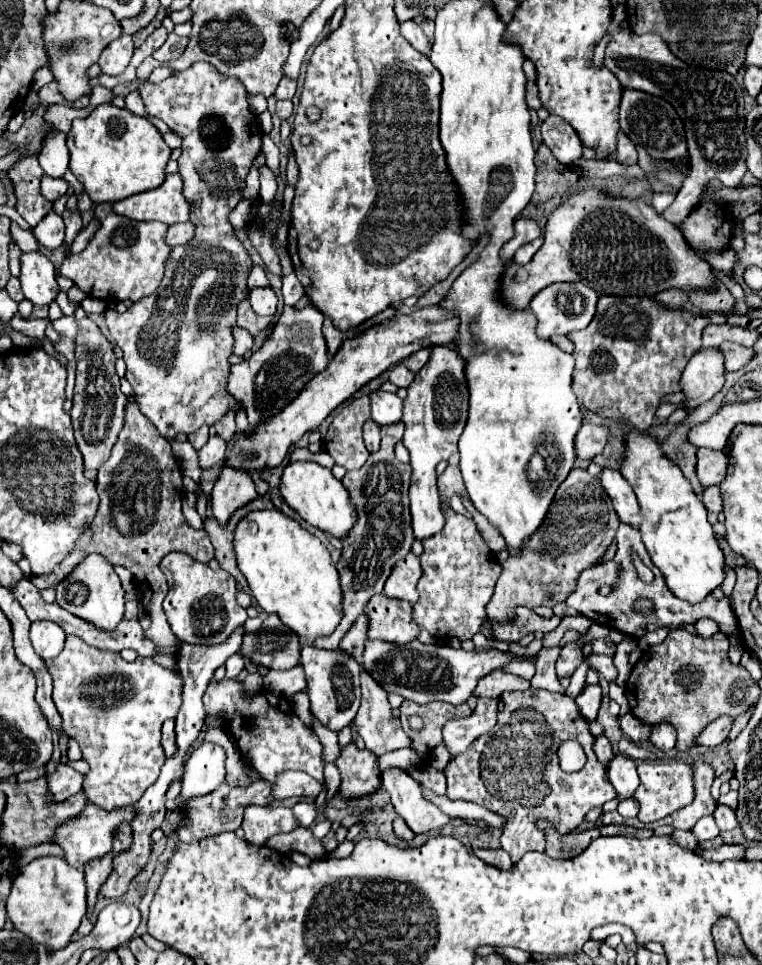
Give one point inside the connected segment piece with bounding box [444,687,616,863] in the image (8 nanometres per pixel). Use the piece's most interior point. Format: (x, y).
(531, 725)

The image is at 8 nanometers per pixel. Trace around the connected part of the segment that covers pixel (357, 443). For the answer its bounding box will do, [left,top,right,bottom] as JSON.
[324,395,370,469]

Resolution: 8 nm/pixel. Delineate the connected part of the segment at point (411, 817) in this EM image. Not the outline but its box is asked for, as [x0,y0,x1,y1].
[382,769,450,833]

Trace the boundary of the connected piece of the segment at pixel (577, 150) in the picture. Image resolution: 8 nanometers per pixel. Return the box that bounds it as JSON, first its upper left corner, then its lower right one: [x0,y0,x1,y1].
[542,115,582,165]

